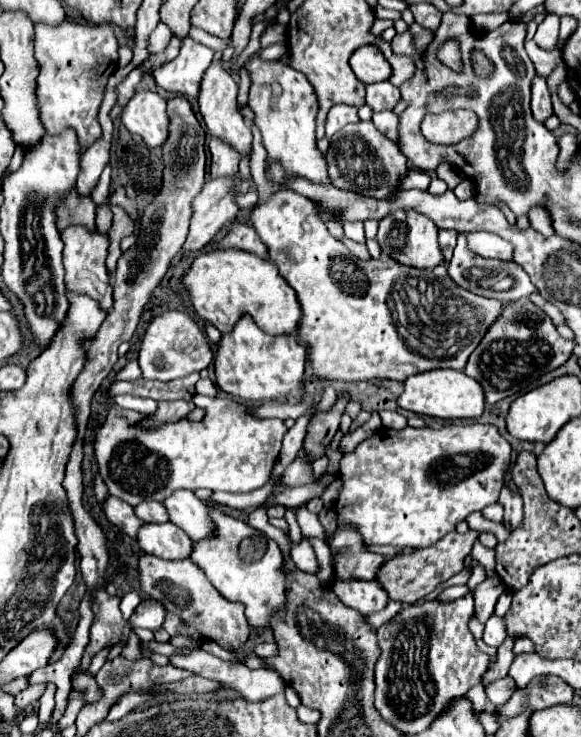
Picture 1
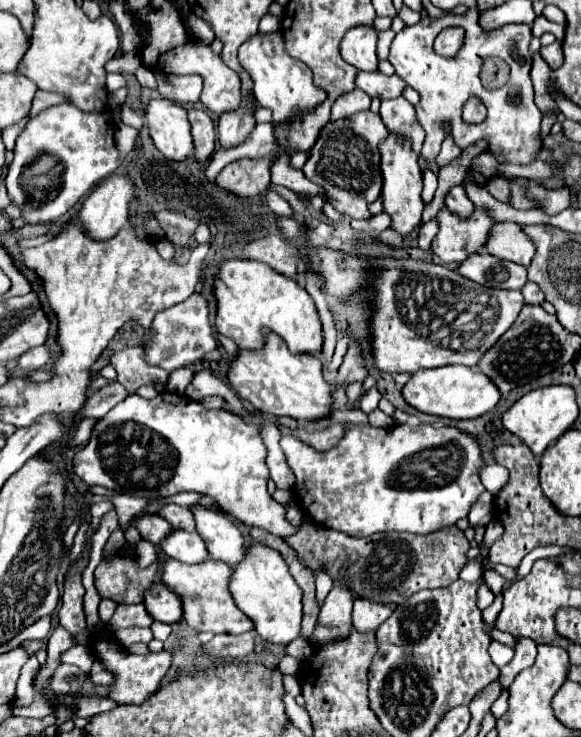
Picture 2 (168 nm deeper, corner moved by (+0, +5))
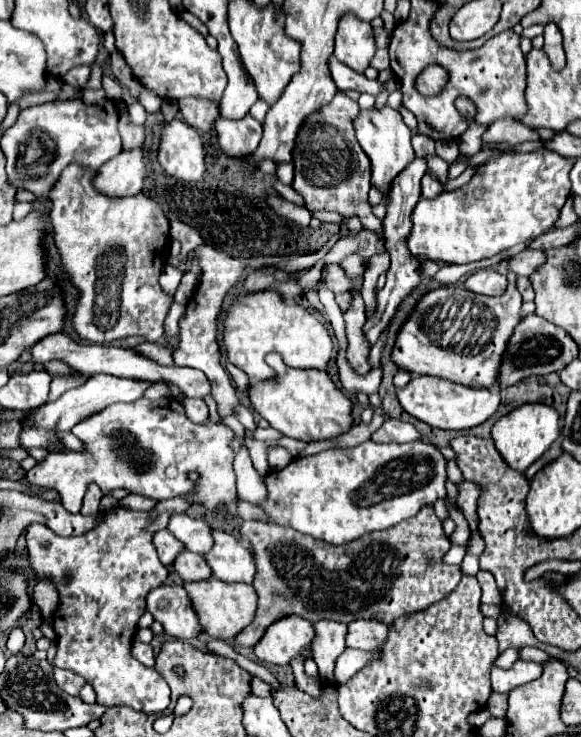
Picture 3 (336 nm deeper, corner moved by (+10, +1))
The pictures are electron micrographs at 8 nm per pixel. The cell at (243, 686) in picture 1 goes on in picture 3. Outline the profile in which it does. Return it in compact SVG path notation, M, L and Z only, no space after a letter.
M116 506L100 512L100 522L92 530L88 530L88 534L76 538L62 538L54 534L46 524L36 522L32 524L32 538L28 544L30 570L34 572L36 580L50 578L60 594L58 608L52 616L52 628L58 638L58 652L52 664L86 678L88 684L92 684L102 706L132 706L148 714L160 714L170 704L170 688L164 678L156 670L140 664L130 654L132 640L138 630L138 620L146 612L146 594L150 594L156 586L162 586L168 576L168 570L158 560L156 548L152 544L154 534L146 532L146 528L156 518L158 512L154 510L140 512Z

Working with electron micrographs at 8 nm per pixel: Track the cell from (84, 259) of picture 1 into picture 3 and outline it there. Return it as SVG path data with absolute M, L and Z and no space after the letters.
M144 148L122 150L116 158L108 160L100 174L96 176L94 184L104 194L112 196L132 196L142 192L146 178L146 164L144 164Z

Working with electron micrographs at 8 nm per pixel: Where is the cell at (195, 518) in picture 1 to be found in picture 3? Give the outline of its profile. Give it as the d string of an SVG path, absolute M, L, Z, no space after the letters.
M212 530L214 546L206 556L206 562L210 564L214 576L222 582L244 582L252 584L256 574L256 564L252 558L252 552L234 536Z

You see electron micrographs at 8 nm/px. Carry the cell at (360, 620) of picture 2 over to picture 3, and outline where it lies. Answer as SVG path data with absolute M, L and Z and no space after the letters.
M354 620L348 624L346 644L350 648L376 652L388 638L388 626L376 620Z

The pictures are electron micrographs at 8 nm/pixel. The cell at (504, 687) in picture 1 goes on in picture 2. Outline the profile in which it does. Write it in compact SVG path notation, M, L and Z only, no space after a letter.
M502 688L498 700L496 700L494 706L492 706L492 712L494 712L496 718L500 718L500 716L506 712L506 708L508 708L508 688Z

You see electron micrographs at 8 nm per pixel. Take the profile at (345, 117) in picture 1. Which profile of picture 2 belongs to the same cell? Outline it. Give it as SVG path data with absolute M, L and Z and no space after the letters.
M360 88L348 92L348 94L342 94L334 106L332 106L332 118L330 122L336 122L340 118L350 118L350 114L358 114L362 110L368 110L370 108L370 98L366 92L362 92Z

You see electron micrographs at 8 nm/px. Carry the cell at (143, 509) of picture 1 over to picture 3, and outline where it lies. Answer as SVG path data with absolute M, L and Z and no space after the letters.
M174 514L170 518L168 530L194 554L206 556L212 548L212 528L206 520L194 520L186 514Z

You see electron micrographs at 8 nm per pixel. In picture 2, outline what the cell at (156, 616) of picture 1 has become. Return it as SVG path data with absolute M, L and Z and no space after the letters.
M154 582L154 586L150 586L150 590L144 592L144 606L146 606L146 612L156 622L172 624L182 618L180 598L162 582Z

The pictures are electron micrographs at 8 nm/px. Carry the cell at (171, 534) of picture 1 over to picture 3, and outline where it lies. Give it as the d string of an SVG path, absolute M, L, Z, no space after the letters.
M184 550L176 558L174 566L184 582L202 582L202 580L208 580L212 576L212 568L208 566L208 562L202 556L192 554L188 550Z

